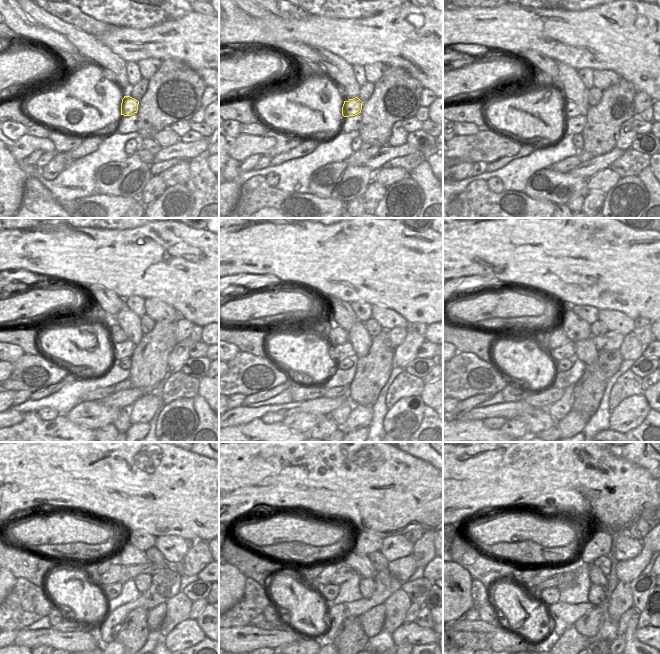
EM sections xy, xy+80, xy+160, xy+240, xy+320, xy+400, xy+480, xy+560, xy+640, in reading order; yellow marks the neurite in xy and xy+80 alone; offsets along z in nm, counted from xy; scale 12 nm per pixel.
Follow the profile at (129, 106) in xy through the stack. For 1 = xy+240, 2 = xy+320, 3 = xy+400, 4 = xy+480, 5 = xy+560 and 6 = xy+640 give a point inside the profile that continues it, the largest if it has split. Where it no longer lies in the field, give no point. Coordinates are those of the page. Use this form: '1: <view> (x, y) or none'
1: xy+240 (116, 335)
2: xy+320 (337, 335)
3: xy+400 (558, 338)
4: xy+480 (104, 565)
5: xy+560 (305, 574)
6: xy+640 (522, 574)

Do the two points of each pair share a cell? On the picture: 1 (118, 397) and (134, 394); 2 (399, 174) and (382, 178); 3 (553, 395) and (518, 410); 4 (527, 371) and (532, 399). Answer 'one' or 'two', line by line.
1: one
2: one
3: two
4: two

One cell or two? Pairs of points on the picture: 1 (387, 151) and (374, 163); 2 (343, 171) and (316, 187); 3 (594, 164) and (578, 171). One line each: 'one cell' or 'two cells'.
1: one cell
2: one cell
3: one cell

